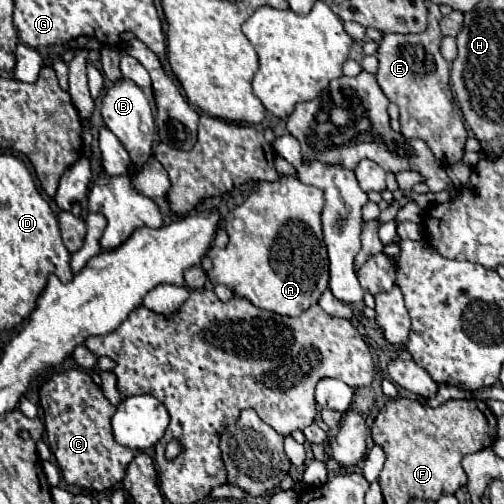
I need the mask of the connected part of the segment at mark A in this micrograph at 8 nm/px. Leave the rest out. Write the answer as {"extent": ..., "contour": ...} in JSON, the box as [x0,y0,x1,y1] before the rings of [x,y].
{"extent":[207,175,329,315],"contour":[[[281,175],[277,181],[261,183],[243,205],[225,215],[229,243],[225,249],[209,249],[207,257],[213,261],[209,281],[229,287],[233,297],[247,299],[271,313],[301,315],[317,303],[329,283],[329,259],[321,233],[323,207],[321,189],[301,183],[297,177]]]}

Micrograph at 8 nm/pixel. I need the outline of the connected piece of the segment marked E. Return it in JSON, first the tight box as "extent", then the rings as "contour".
{"extent":[377,3,467,165],"contour":[[[429,3],[429,25],[419,35],[383,35],[377,59],[377,83],[385,97],[399,107],[399,123],[401,133],[407,139],[419,137],[423,139],[433,155],[443,165],[453,165],[461,161],[463,147],[467,141],[467,129],[461,119],[461,109],[453,99],[453,91],[449,87],[449,63],[439,53],[439,45],[443,33],[439,29],[441,11],[435,3]]]}

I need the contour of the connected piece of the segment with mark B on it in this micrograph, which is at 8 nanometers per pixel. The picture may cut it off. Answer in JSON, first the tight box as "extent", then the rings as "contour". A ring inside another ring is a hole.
{"extent":[101,79,155,165],"contour":[[[117,79],[113,83],[111,89],[107,89],[101,97],[101,115],[105,125],[121,139],[121,143],[125,145],[127,153],[131,155],[131,161],[135,165],[143,165],[147,163],[147,159],[151,157],[151,145],[155,139],[155,121],[153,121],[153,111],[151,105],[145,97],[145,93],[141,91],[141,87],[137,87],[131,79]]]}

